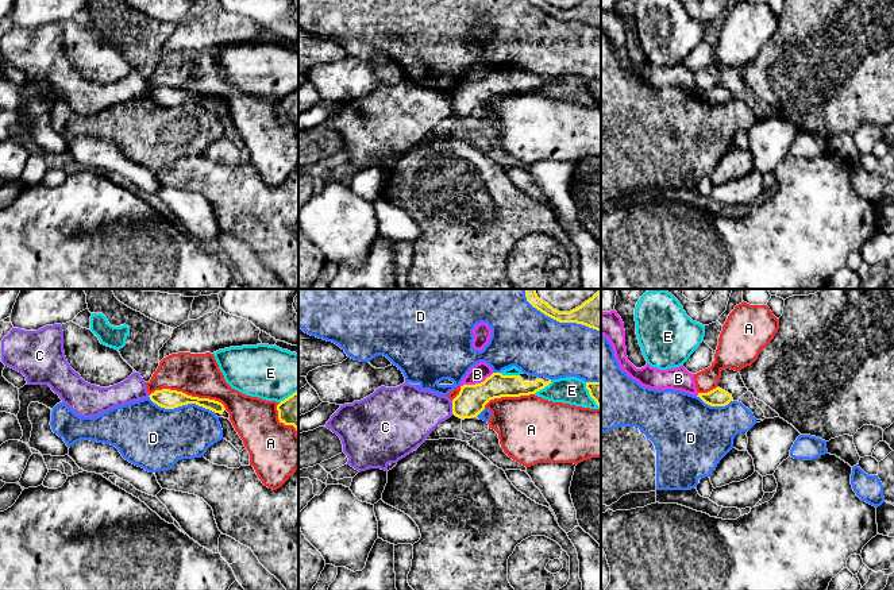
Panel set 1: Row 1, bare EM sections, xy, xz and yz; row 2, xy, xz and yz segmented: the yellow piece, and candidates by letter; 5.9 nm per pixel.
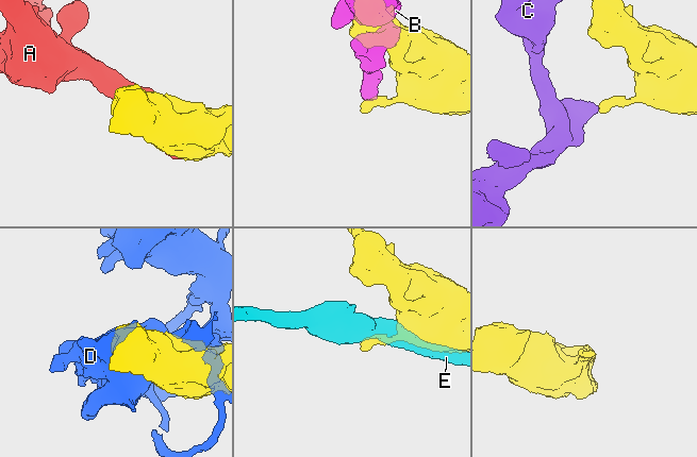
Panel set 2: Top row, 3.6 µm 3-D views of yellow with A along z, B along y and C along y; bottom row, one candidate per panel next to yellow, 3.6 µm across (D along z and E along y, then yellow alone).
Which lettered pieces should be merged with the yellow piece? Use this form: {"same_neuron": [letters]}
{"same_neuron": []}

